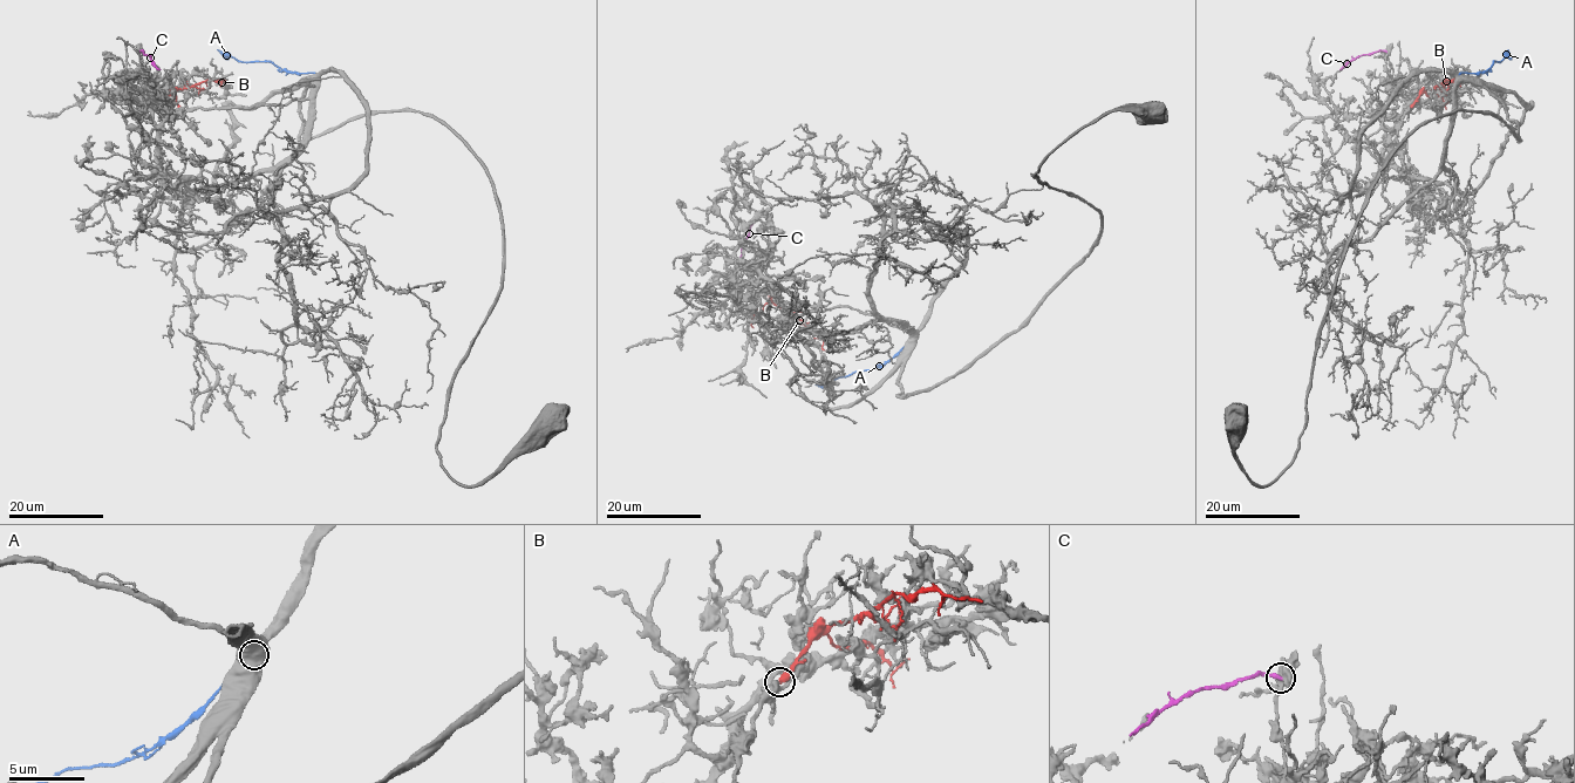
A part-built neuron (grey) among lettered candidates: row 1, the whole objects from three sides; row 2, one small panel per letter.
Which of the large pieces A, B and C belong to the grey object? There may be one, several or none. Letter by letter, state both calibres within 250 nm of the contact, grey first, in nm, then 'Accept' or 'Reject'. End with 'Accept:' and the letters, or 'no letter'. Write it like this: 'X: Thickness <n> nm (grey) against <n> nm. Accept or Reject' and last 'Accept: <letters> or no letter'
A: Thickness 900 nm (grey) against 240 nm. Reject
B: Thickness 650 nm (grey) against 440 nm. Reject
C: Thickness 750 nm (grey) against 280 nm. Reject
Accept: no letter

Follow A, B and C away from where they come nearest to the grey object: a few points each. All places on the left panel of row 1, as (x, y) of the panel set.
A: (316, 74), (286, 73), (270, 62), (241, 62), (217, 49)
B: (178, 107), (174, 94), (176, 89), (220, 79), (226, 82)
C: (141, 52), (159, 69)

